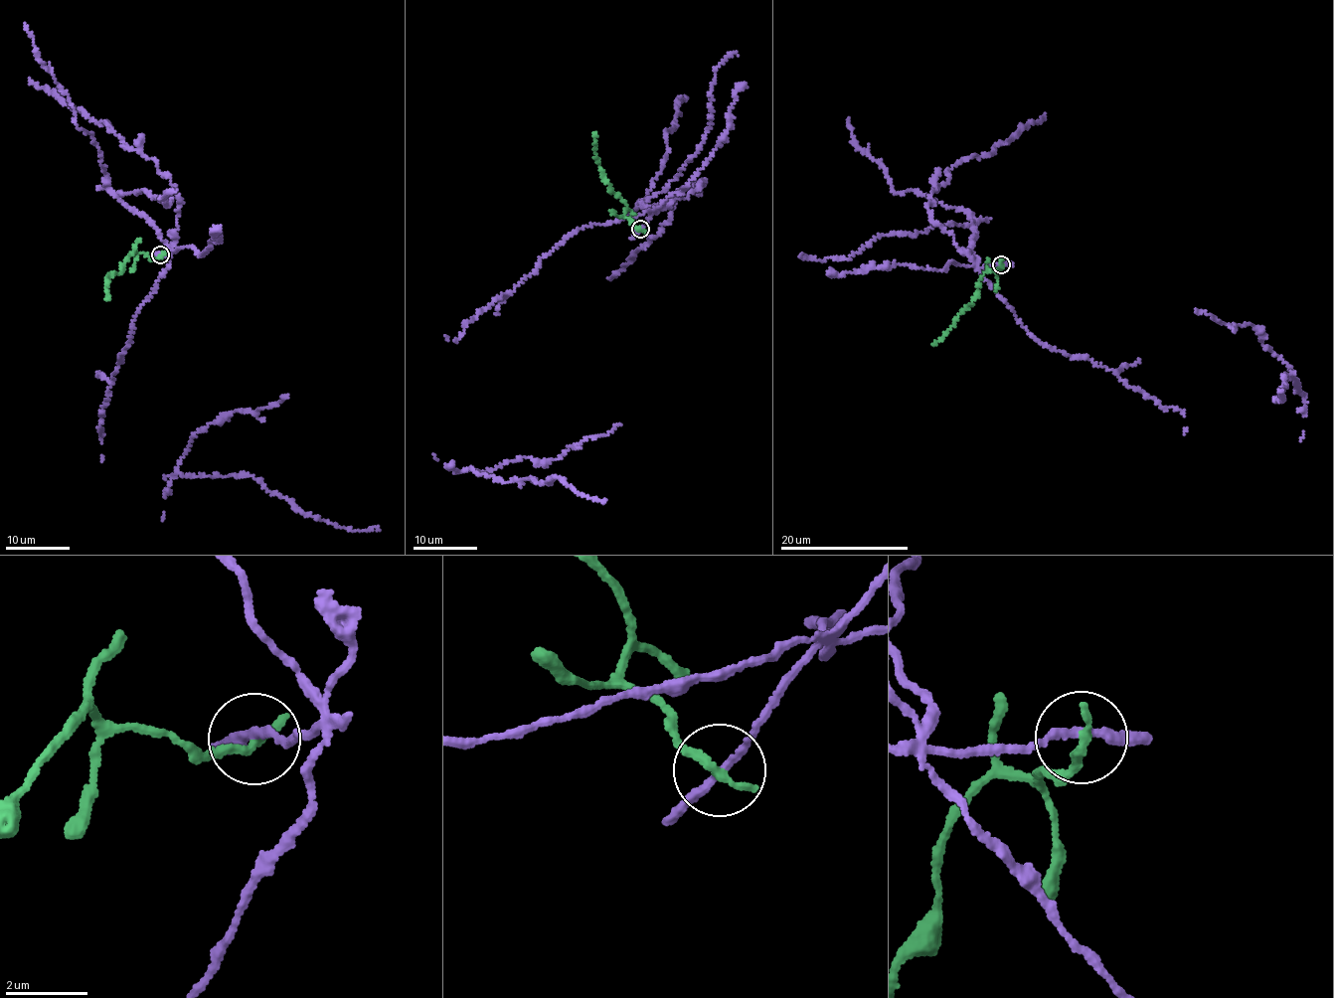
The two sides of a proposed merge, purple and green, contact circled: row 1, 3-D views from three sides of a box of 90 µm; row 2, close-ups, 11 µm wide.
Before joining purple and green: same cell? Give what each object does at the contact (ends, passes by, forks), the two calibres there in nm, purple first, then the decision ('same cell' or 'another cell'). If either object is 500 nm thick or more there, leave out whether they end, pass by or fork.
purple passes by; green ends; calibres 180 and 280 nm; another cell

